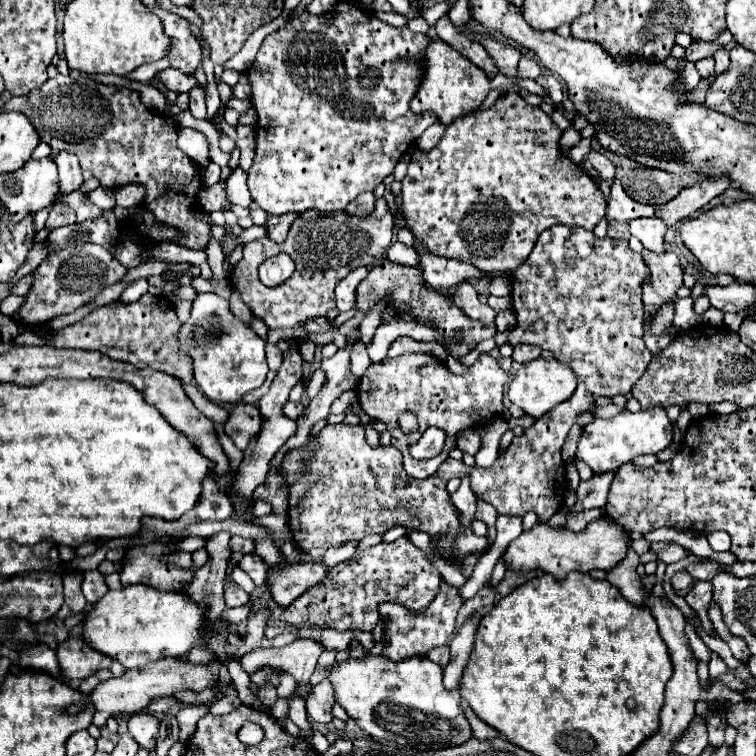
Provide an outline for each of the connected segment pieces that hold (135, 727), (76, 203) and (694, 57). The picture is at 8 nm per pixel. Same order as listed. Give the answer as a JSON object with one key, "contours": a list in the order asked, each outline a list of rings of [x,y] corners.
{"contours":[[[[149,712],[129,716],[127,728],[129,728],[129,734],[139,742],[139,746],[143,746],[145,750],[155,748],[155,740],[159,734],[159,718],[157,716],[153,716]]],[[[79,190],[71,192],[69,196],[65,196],[65,202],[69,204],[69,208],[75,210],[79,222],[83,222],[87,218],[95,218],[95,216],[101,214],[101,210],[93,202],[89,202],[89,198],[83,192],[79,192]]],[[[727,28],[721,32],[721,38],[719,38],[719,40],[711,40],[711,42],[695,40],[695,42],[691,42],[691,46],[689,46],[689,54],[687,54],[687,58],[689,58],[691,62],[709,58],[709,56],[713,56],[719,48],[723,48],[727,42],[731,42],[731,40],[733,40],[733,36],[731,36],[731,32],[729,32]]]]}

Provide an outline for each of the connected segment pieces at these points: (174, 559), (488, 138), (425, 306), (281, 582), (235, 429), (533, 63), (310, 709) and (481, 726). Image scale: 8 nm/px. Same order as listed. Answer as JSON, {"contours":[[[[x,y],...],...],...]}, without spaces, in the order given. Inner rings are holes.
{"contours":[[[[176,552],[163,556],[161,561],[167,564],[175,564],[183,568],[190,568],[192,566],[192,553],[190,552]]],[[[515,90],[503,92],[493,106],[453,122],[433,150],[415,150],[409,172],[403,178],[401,198],[405,198],[401,208],[413,236],[437,256],[465,260],[483,272],[515,272],[527,260],[539,234],[553,224],[593,230],[607,210],[607,220],[615,222],[629,222],[641,216],[659,216],[667,226],[675,226],[679,220],[689,218],[693,212],[703,208],[709,200],[723,194],[731,186],[731,180],[725,176],[703,176],[697,184],[683,188],[673,200],[669,200],[669,204],[653,208],[629,198],[621,182],[615,178],[611,184],[607,208],[607,200],[595,180],[559,150],[561,134],[563,130],[551,120],[549,114],[537,106],[529,106]]],[[[379,260],[371,272],[367,274],[367,278],[357,286],[357,310],[371,310],[371,306],[383,298],[385,294],[391,294],[391,302],[395,306],[399,306],[401,310],[407,310],[413,320],[433,320],[439,328],[439,332],[445,336],[445,344],[447,348],[451,350],[451,354],[455,358],[471,352],[481,340],[485,338],[493,338],[497,328],[495,324],[483,324],[479,320],[473,320],[469,316],[465,316],[449,296],[443,296],[439,294],[437,290],[431,290],[425,286],[423,282],[423,276],[421,276],[421,270],[419,268],[409,268],[409,266],[399,266],[399,264],[393,264],[391,260]],[[455,336],[461,336],[461,342],[455,340]]],[[[313,560],[281,566],[281,570],[271,576],[273,600],[279,606],[293,604],[301,592],[307,592],[307,588],[313,588],[313,584],[321,584],[321,580],[325,580],[325,570],[327,568],[323,564]]],[[[241,402],[231,410],[229,420],[225,422],[225,432],[231,436],[237,448],[245,450],[249,446],[249,440],[259,432],[261,418],[263,416],[261,412],[257,412],[257,404]]],[[[523,56],[519,60],[519,70],[517,70],[519,78],[533,78],[535,80],[539,74],[541,74],[541,66],[539,66],[539,62],[535,58]]],[[[327,680],[311,686],[311,692],[309,696],[305,698],[305,704],[307,704],[307,716],[313,720],[313,722],[319,722],[319,724],[329,724],[331,722],[331,706],[335,704],[335,698],[333,698],[333,688]]],[[[465,708],[465,716],[467,716],[467,720],[469,720],[471,728],[473,728],[475,738],[479,738],[479,740],[489,740],[489,738],[499,736],[491,726],[487,726],[483,720],[479,720],[479,718],[471,712],[471,708]]]]}

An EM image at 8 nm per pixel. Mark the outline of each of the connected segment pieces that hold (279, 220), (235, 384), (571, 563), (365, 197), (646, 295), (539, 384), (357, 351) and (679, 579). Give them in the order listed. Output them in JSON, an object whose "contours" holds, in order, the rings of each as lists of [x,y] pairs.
{"contours":[[[[281,214],[281,216],[269,216],[267,218],[267,230],[269,230],[269,238],[271,240],[275,240],[275,242],[283,242],[285,240],[285,236],[287,236],[287,232],[289,232],[289,228],[291,228],[291,224],[293,224],[293,220],[297,218],[299,214]]],[[[197,294],[191,306],[191,314],[187,322],[181,324],[177,332],[177,340],[181,344],[181,350],[193,360],[193,378],[199,386],[199,390],[215,404],[237,404],[241,402],[243,394],[259,388],[269,372],[267,360],[265,360],[265,342],[247,328],[239,318],[233,316],[229,310],[229,302],[219,298],[217,294]]],[[[601,514],[597,520],[593,520],[583,532],[569,532],[565,528],[549,528],[541,522],[537,522],[531,530],[525,530],[519,538],[515,538],[505,554],[503,560],[513,570],[531,570],[541,568],[547,574],[553,574],[555,578],[565,578],[569,572],[591,572],[595,568],[609,570],[617,560],[625,558],[625,552],[629,552],[631,538],[621,524],[611,520],[611,516]]],[[[363,192],[361,196],[357,196],[347,208],[347,214],[355,214],[355,216],[367,216],[371,212],[371,208],[375,206],[375,196],[373,192]]],[[[671,250],[657,256],[655,252],[647,252],[647,268],[649,280],[643,284],[643,304],[645,318],[653,316],[657,308],[683,286],[683,268],[679,264],[679,256]]],[[[543,354],[537,360],[531,360],[529,364],[521,366],[517,370],[507,394],[509,394],[509,400],[513,404],[517,404],[519,408],[523,408],[525,414],[529,414],[533,418],[539,418],[545,412],[549,412],[553,406],[565,402],[575,392],[575,388],[577,388],[575,374],[567,366],[557,362],[551,354]]],[[[355,344],[351,350],[351,372],[361,378],[365,374],[365,370],[369,368],[371,360],[367,360],[367,350],[365,344]]],[[[682,570],[671,578],[672,587],[676,590],[686,589],[695,579],[686,571]]]]}

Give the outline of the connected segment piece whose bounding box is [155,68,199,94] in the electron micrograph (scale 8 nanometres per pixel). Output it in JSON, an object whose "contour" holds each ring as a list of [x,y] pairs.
{"contour":[[[167,68],[167,70],[157,72],[155,78],[161,80],[161,84],[165,84],[165,88],[169,88],[171,92],[177,92],[177,94],[179,92],[189,92],[193,86],[199,84],[193,76],[185,76],[183,72],[173,70],[173,68]]]}

